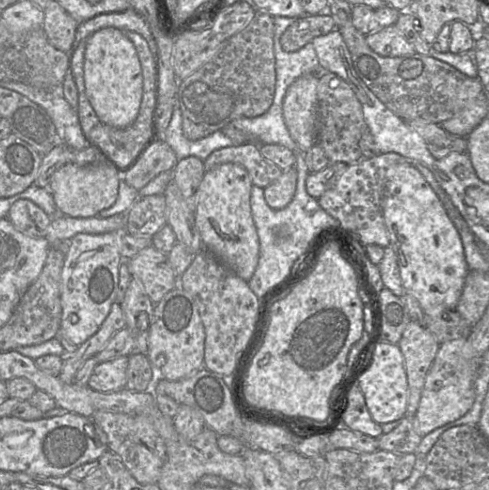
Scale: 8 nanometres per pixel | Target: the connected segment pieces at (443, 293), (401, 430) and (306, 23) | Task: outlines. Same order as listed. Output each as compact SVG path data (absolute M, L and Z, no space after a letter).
M398 163L388 170L382 211L390 238L390 243L385 248L390 248L396 256L400 278L407 294L413 296L423 312L431 317L441 317L455 308L470 271L465 260L461 237L437 194L412 163Z
M404 416L398 425L377 438L378 448L396 454L414 453L422 437L416 432L413 417Z
M334 13L304 15L295 19L295 22L282 34L280 42L287 52L296 52L306 44L322 35L336 29Z

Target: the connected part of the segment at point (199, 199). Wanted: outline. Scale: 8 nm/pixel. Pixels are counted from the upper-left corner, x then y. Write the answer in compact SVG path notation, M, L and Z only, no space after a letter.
M223 163L205 172L196 192L194 219L205 248L241 279L248 281L259 261L259 240L251 214L251 178L245 168Z

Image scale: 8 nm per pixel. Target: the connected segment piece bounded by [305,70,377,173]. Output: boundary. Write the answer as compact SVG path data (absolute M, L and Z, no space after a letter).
M321 70L317 75L316 141L309 150L305 151L305 162L309 172L319 172L336 163L353 164L377 155L361 146L368 128L361 103L350 85L331 72Z

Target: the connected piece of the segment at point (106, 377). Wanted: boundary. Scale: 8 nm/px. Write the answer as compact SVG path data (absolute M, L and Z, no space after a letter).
M128 356L102 362L96 365L87 386L100 392L125 389L127 383Z

